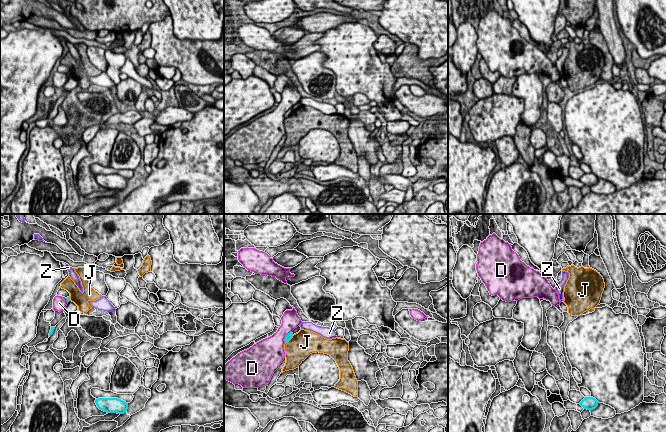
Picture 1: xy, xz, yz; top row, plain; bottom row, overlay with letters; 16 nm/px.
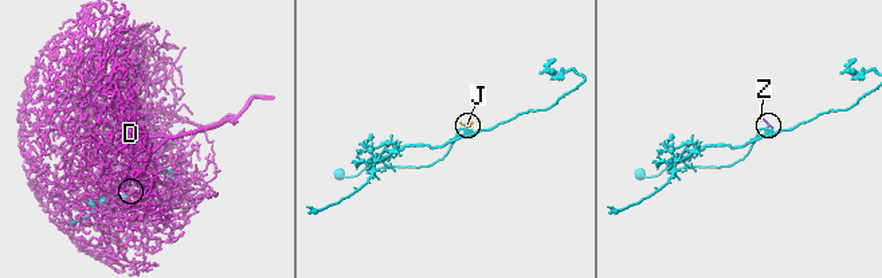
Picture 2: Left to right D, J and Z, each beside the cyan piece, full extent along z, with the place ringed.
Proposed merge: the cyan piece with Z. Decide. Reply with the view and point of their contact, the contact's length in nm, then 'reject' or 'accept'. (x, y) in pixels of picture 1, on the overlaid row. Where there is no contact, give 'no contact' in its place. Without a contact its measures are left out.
yz (562, 299) | 70 nm | reject

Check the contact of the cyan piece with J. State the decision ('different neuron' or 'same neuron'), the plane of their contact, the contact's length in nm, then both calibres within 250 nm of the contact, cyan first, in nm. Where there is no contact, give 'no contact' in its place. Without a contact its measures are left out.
different neuron | xz | 190 nm | 90/400 nm

